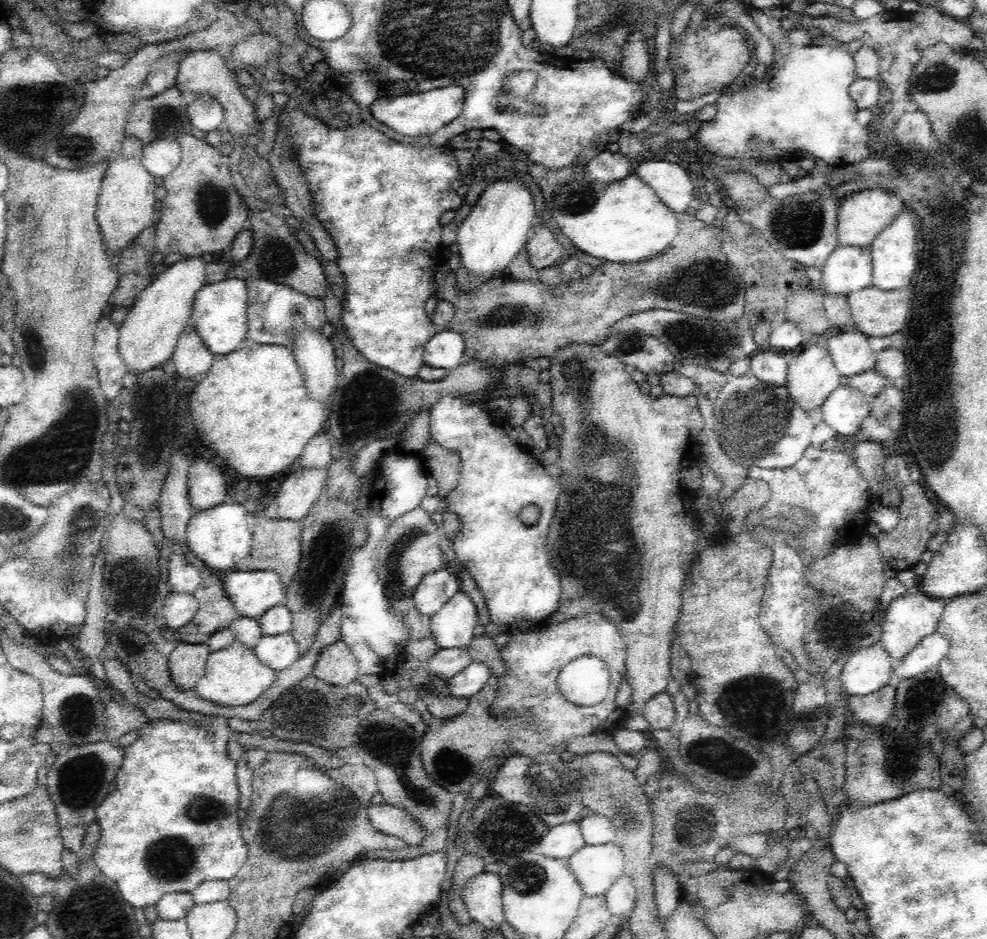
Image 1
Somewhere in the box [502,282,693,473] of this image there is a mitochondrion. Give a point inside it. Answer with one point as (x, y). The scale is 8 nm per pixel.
(576, 374)

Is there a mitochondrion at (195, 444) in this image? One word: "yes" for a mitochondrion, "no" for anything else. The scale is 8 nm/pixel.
no

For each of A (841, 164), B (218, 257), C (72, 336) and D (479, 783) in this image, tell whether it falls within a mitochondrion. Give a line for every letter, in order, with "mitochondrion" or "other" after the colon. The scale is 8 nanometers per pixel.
A: other
B: other
C: other
D: other

